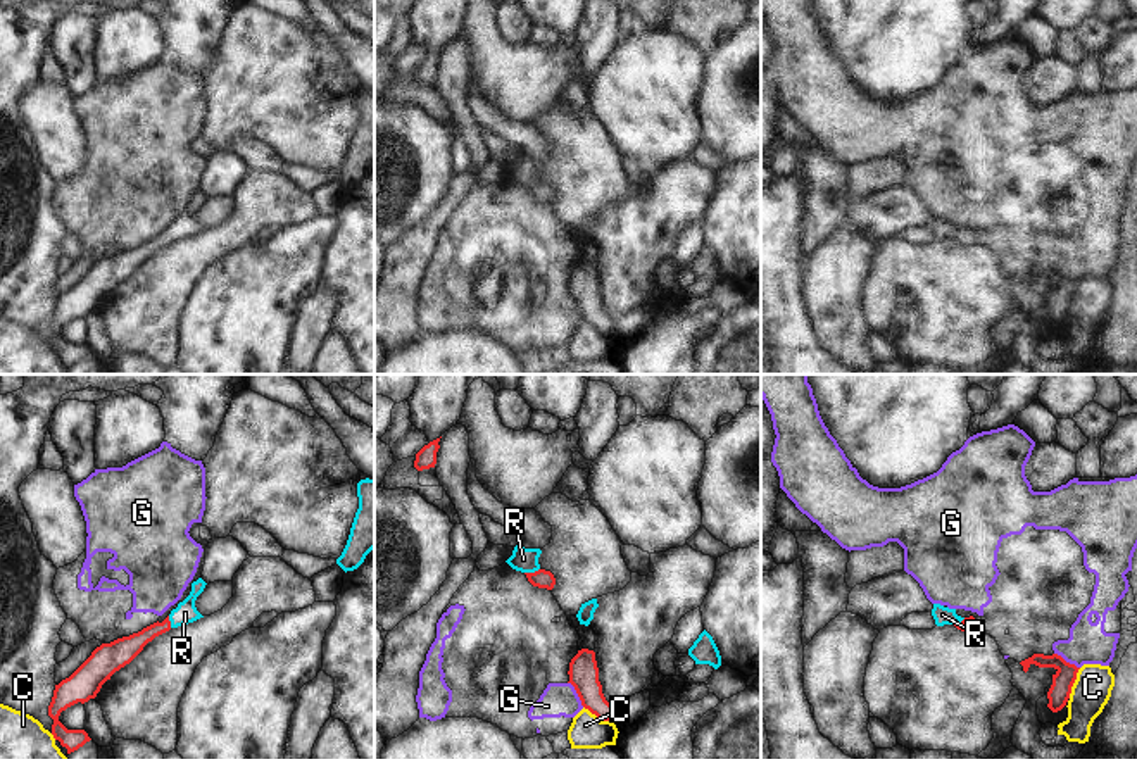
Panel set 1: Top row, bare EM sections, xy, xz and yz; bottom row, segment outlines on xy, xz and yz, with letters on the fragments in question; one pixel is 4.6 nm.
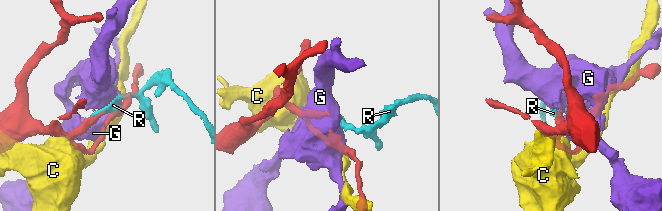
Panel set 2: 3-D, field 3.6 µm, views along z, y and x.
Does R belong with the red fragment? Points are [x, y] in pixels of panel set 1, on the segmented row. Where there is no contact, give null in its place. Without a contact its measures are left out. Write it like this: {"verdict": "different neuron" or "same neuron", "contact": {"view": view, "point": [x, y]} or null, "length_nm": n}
{"verdict": "same neuron", "contact": {"view": "xz", "point": [532, 573]}, "length_nm": 80}

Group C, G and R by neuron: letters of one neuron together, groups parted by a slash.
C / G / R

